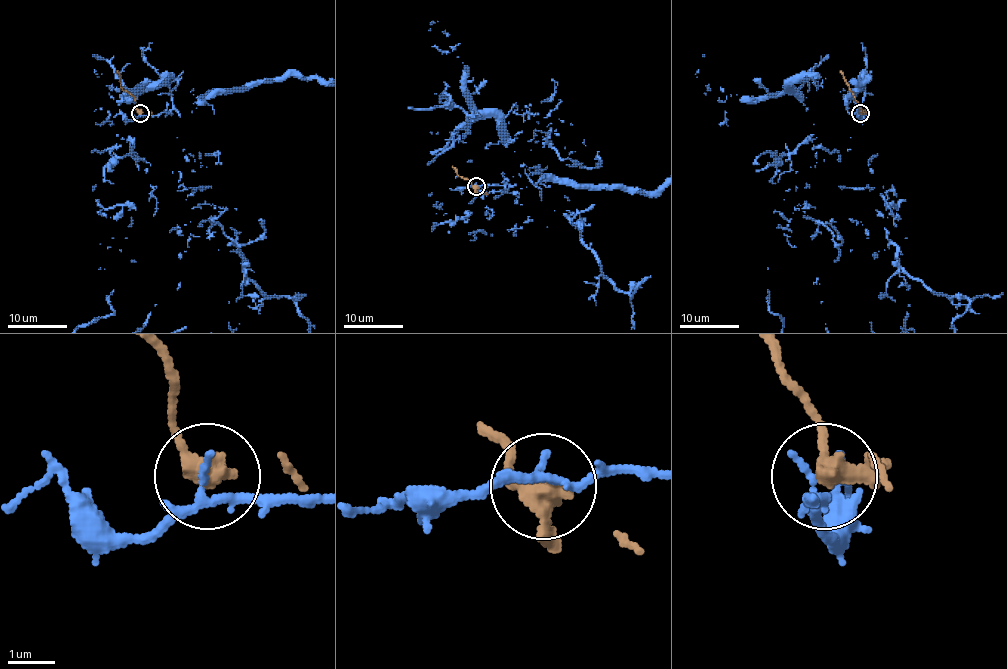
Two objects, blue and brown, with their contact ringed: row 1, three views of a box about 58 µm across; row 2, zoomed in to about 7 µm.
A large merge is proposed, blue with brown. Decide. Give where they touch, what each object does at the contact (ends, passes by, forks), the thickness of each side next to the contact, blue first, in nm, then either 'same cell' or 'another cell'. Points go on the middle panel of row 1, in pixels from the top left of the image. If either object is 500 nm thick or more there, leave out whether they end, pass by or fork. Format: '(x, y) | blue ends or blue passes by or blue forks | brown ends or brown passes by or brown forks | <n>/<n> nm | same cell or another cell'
(476, 186) | blue passes by | brown passes by | 150/380 nm | another cell

